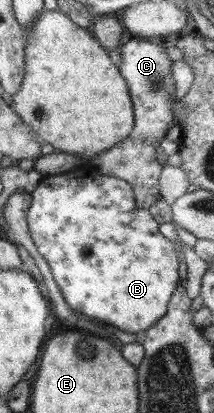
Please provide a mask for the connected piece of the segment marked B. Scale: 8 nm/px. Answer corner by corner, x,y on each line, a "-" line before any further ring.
88,165
64,174
45,175
31,193
26,218
34,245
49,264
55,283
73,311
103,321
109,317
109,325
134,334
150,328
166,314
172,293
181,280
177,252
173,243
163,237
149,209
135,206
134,191
127,181
103,175

